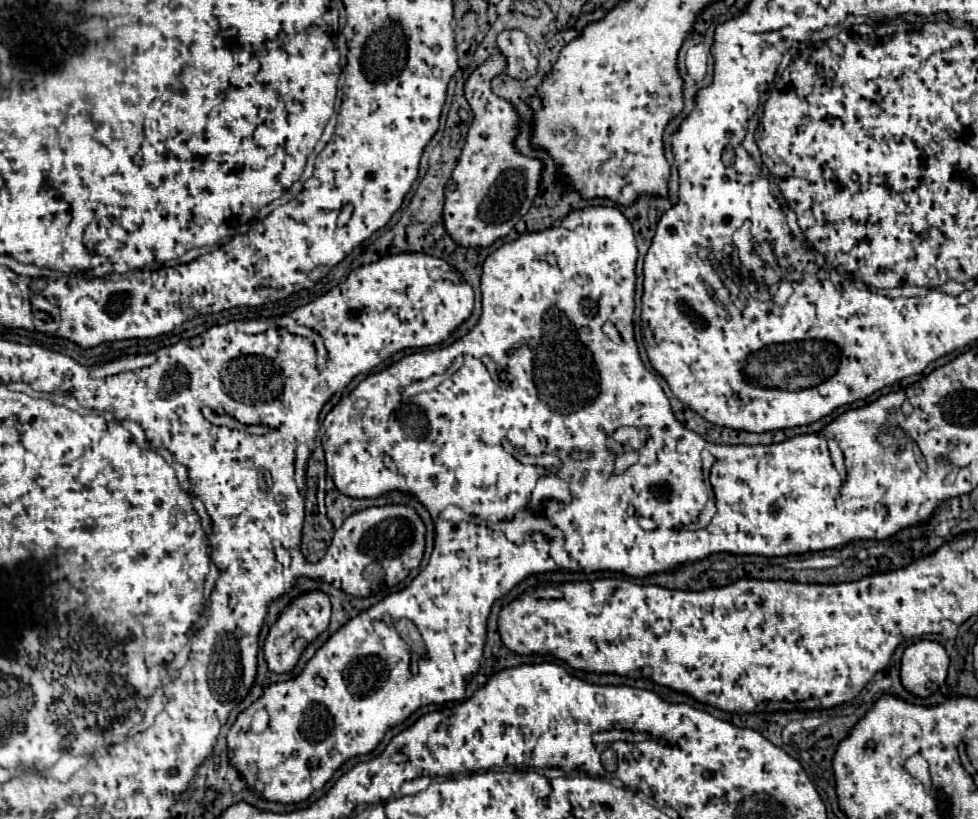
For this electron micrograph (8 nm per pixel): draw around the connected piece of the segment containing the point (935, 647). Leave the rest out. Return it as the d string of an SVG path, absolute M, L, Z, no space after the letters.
M928 639L916 641L908 645L902 655L900 681L906 691L918 697L928 697L930 683L944 685L948 663L948 655L940 643Z

